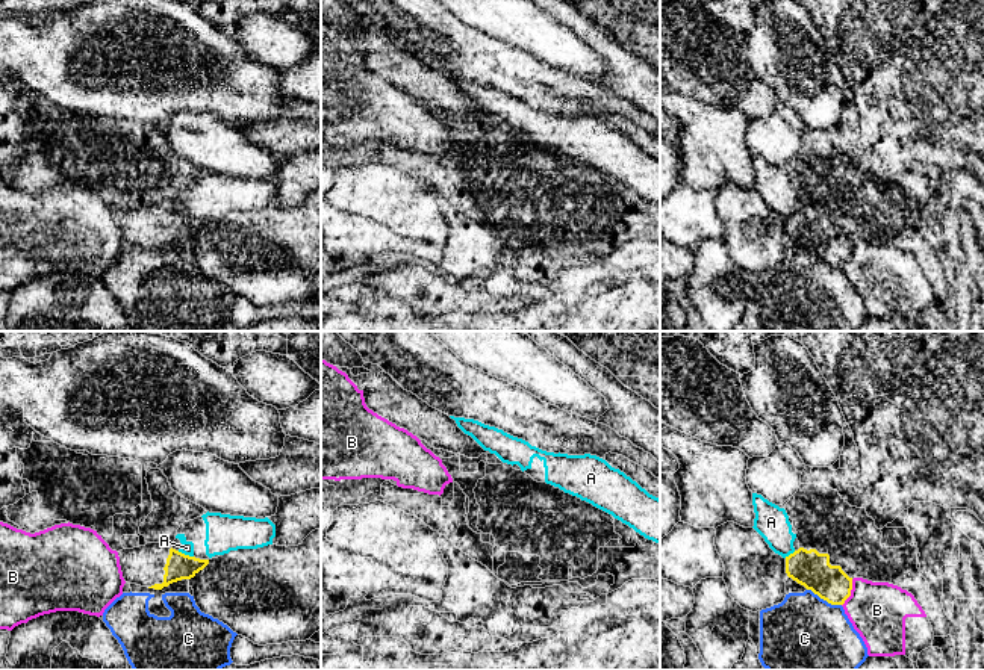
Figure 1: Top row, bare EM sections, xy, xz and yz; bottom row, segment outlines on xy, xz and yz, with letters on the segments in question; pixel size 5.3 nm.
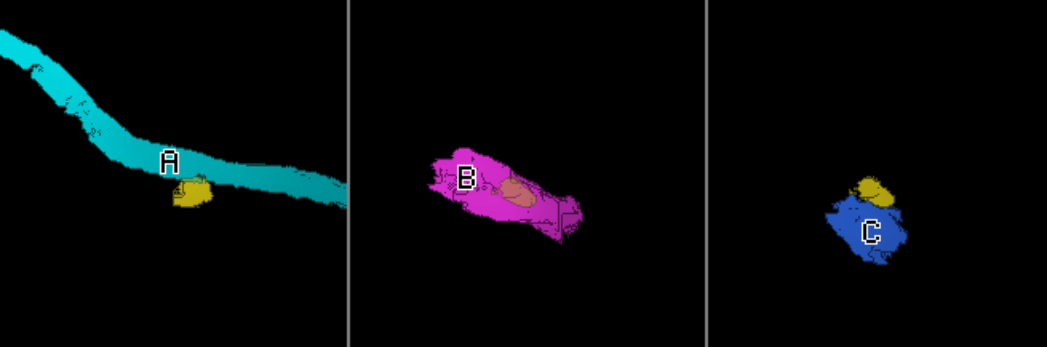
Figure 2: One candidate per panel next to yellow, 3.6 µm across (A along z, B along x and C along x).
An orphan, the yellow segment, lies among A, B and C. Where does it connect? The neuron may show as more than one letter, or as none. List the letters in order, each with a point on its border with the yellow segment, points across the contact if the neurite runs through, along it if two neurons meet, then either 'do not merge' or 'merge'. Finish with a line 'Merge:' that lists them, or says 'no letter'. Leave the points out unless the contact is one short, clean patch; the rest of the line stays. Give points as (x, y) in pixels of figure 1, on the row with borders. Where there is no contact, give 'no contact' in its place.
A: meets yellow in xy at (183, 554); border along xy (177, 551), (193, 557); do not merge
B: meets yellow in yz at (850, 593); border along yz (853, 580), (850, 596), (842, 605); do not merge
C: meets yellow in yz at (824, 599); border along yz (807, 589), (828, 602), (840, 605); do not merge
Merge: no letter

